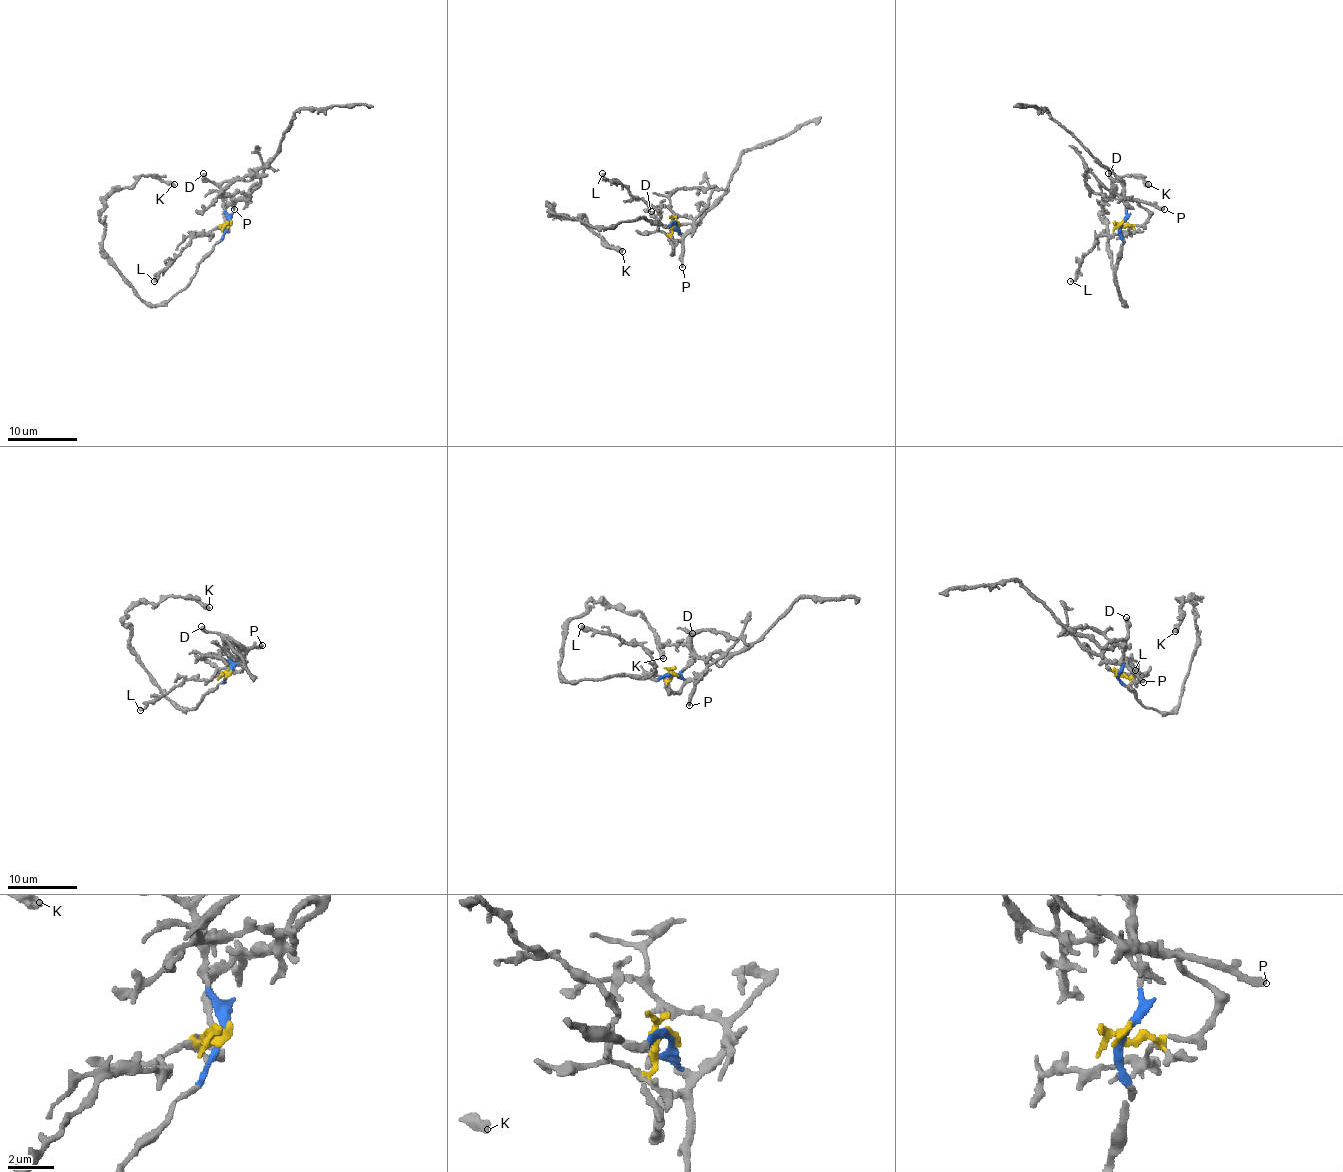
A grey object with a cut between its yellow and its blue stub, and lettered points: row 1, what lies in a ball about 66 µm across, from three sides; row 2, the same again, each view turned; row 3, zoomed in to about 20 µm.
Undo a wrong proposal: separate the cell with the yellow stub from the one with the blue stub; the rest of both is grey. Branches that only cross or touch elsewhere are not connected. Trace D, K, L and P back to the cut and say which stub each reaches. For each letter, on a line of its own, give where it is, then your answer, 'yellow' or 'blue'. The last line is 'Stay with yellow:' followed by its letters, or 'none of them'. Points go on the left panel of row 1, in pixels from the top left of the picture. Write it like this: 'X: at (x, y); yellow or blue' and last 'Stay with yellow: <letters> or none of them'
D: at (203, 173); blue
K: at (174, 184); blue
L: at (154, 281); yellow
P: at (234, 209); yellow
Stay with yellow: L, P

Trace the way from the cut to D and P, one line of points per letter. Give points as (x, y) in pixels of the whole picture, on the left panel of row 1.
D: (229, 225), (224, 197), (203, 173)
P: (229, 225), (221, 225), (224, 212), (233, 202), (235, 209)

